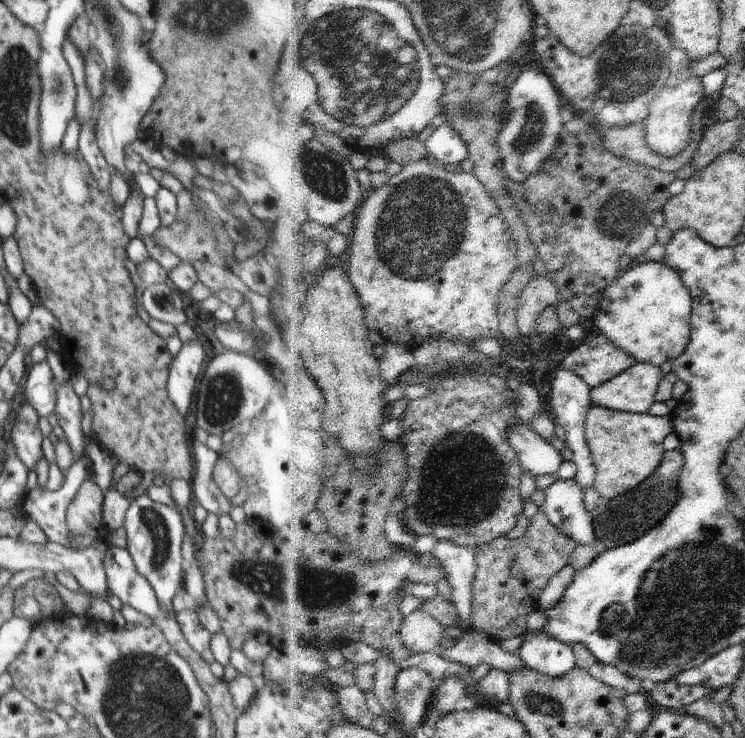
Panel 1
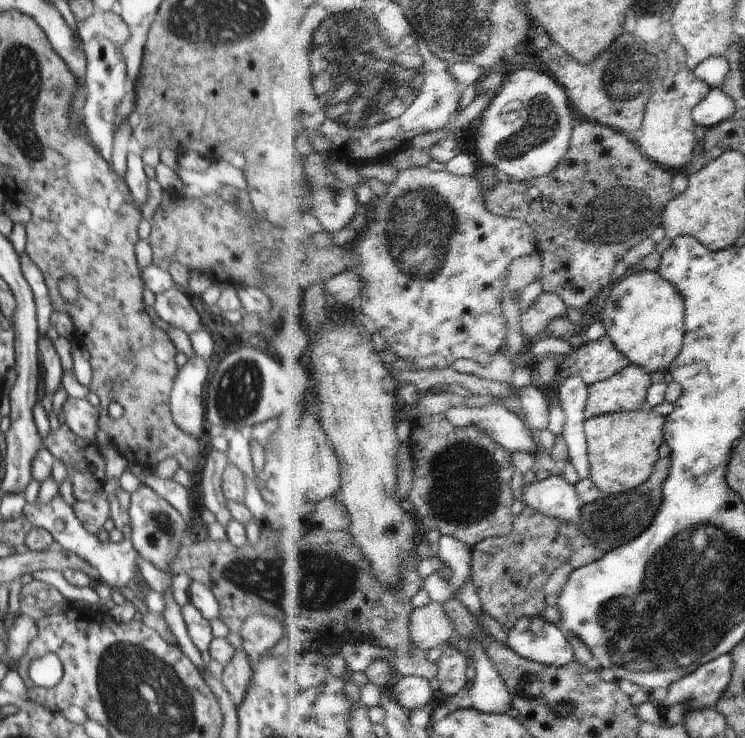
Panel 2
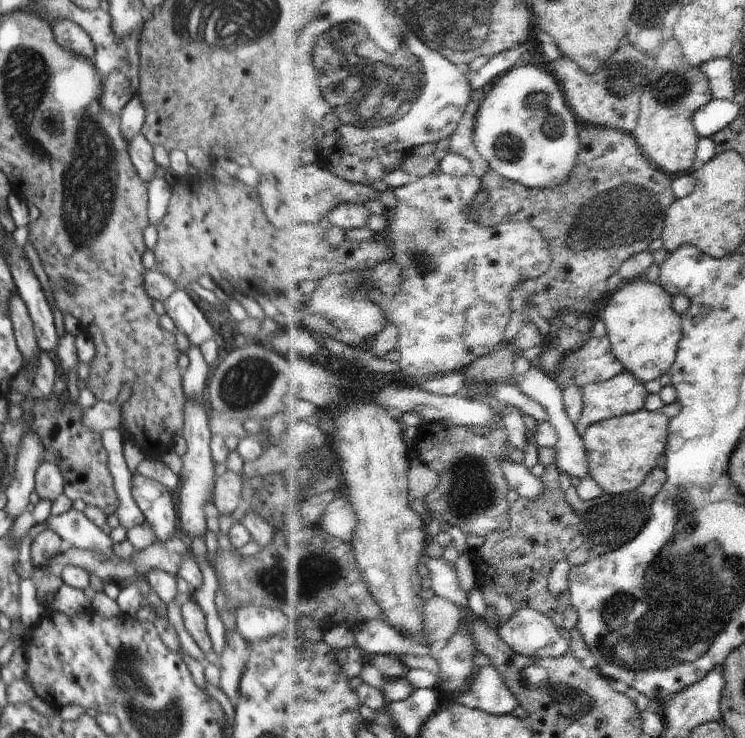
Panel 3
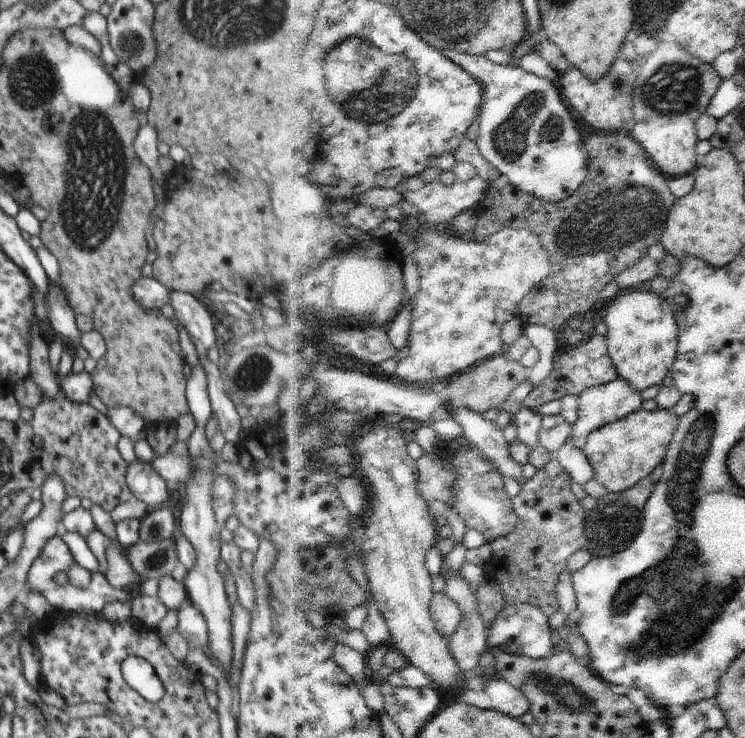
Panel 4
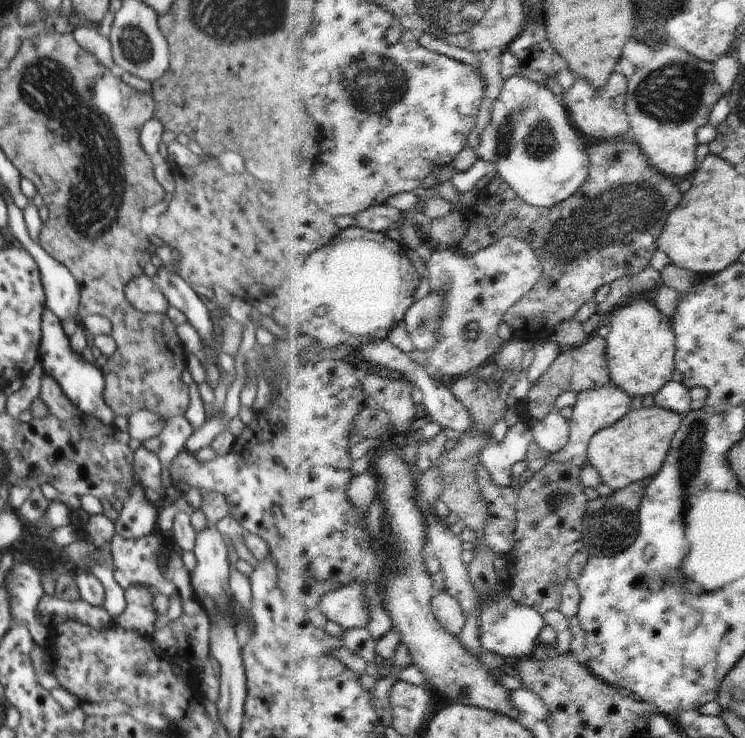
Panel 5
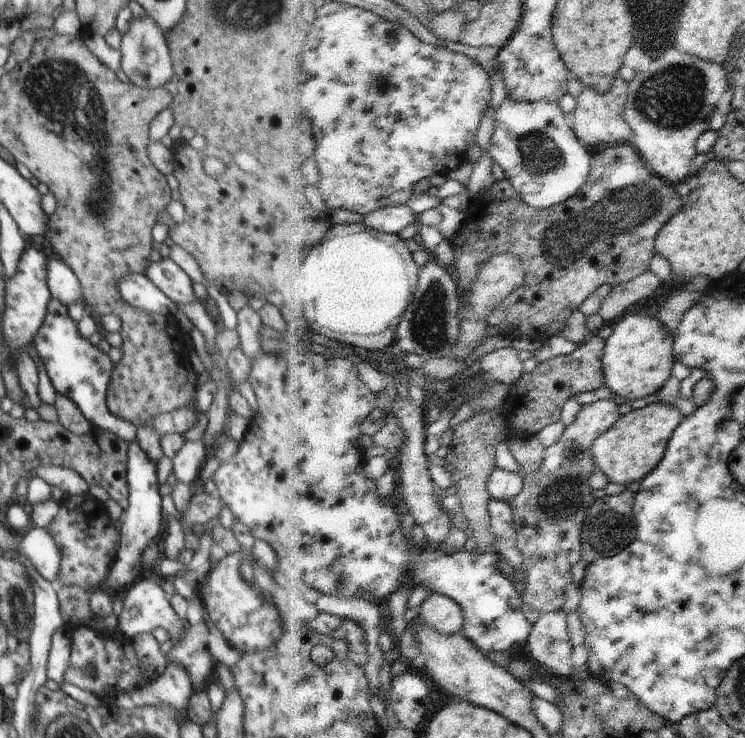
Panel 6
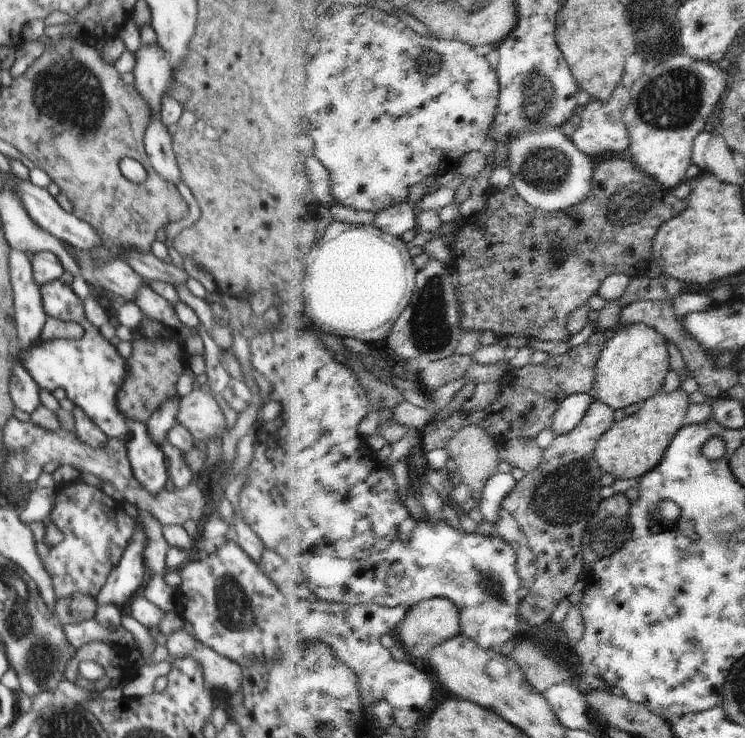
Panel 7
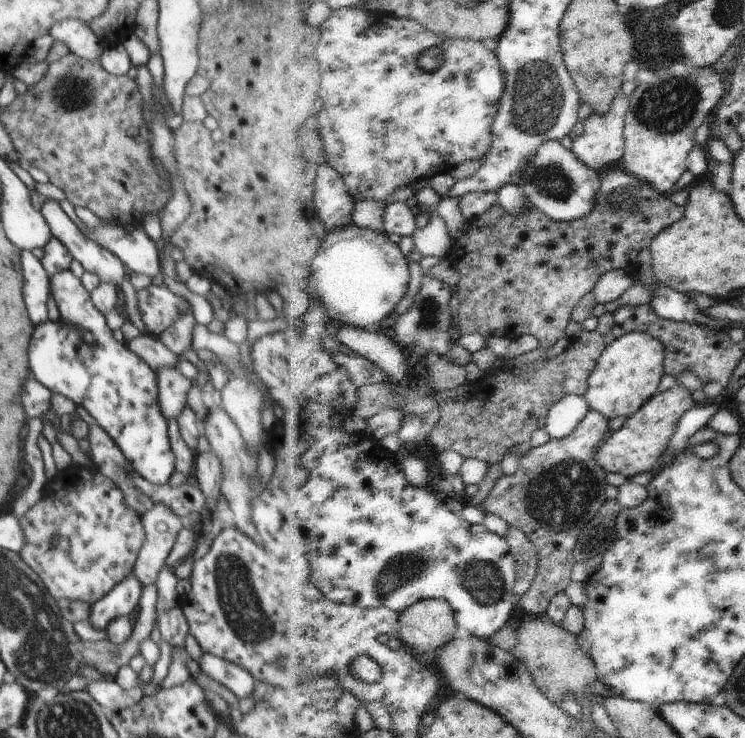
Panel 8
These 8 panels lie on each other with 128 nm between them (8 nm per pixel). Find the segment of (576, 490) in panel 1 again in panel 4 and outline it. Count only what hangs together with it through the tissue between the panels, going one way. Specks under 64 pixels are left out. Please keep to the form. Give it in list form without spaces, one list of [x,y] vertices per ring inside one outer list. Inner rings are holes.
[[[452,403],[445,415],[456,420],[463,428],[463,435],[476,444],[505,476],[513,476],[523,486],[529,480],[522,476],[524,468],[512,456],[504,429],[496,421],[488,420],[471,408],[456,407]]]

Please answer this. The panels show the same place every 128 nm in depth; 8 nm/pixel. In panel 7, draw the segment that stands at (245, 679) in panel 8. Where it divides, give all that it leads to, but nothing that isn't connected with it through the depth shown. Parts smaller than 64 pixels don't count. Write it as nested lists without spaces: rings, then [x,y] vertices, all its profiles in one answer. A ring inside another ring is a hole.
[[[184,629],[176,630],[172,632],[167,638],[166,647],[168,649],[170,660],[162,661],[153,664],[144,664],[138,668],[138,672],[123,686],[124,697],[134,697],[135,699],[144,695],[151,695],[154,693],[154,682],[158,676],[167,676],[172,670],[172,661],[182,659],[182,657],[194,657],[193,659],[202,667],[203,677],[205,680],[205,687],[208,690],[220,690],[220,692],[229,692],[231,695],[234,692],[241,690],[241,684],[243,679],[243,668],[233,660],[220,656],[212,648],[202,644],[194,636],[187,634]]]

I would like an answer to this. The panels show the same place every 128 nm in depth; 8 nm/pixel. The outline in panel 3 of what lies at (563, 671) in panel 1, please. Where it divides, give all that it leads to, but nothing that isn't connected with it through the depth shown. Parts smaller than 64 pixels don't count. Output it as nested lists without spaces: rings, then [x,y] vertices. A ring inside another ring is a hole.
[[[534,607],[519,610],[500,632],[502,638],[523,655],[545,659],[570,652],[570,641],[562,636],[556,621]]]

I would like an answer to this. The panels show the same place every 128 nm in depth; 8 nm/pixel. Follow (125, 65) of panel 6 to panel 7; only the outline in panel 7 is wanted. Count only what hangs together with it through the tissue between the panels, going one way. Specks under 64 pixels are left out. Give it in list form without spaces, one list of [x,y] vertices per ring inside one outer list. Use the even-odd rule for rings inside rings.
[[[158,44],[155,46],[142,46],[141,49],[134,54],[136,59],[136,66],[133,70],[135,76],[134,86],[151,108],[151,117],[149,118],[149,124],[145,130],[144,137],[145,151],[155,171],[166,180],[166,182],[171,182],[176,185],[181,181],[181,170],[177,158],[175,157],[172,137],[170,132],[168,132],[168,127],[161,119],[161,102],[163,93],[169,88],[169,84],[172,80],[172,66],[170,61],[166,58],[165,52]]]

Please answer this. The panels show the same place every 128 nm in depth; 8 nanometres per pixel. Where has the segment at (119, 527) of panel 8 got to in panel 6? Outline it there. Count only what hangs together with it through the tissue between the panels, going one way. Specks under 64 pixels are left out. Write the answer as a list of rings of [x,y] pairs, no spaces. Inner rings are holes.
[[[80,493],[77,495],[67,495],[60,503],[54,520],[45,528],[52,536],[61,554],[60,568],[54,584],[56,587],[66,586],[66,584],[76,584],[88,592],[100,588],[100,584],[105,581],[109,570],[115,560],[119,547],[120,533],[114,526],[114,521],[109,517],[104,503],[97,501],[90,493]]]

